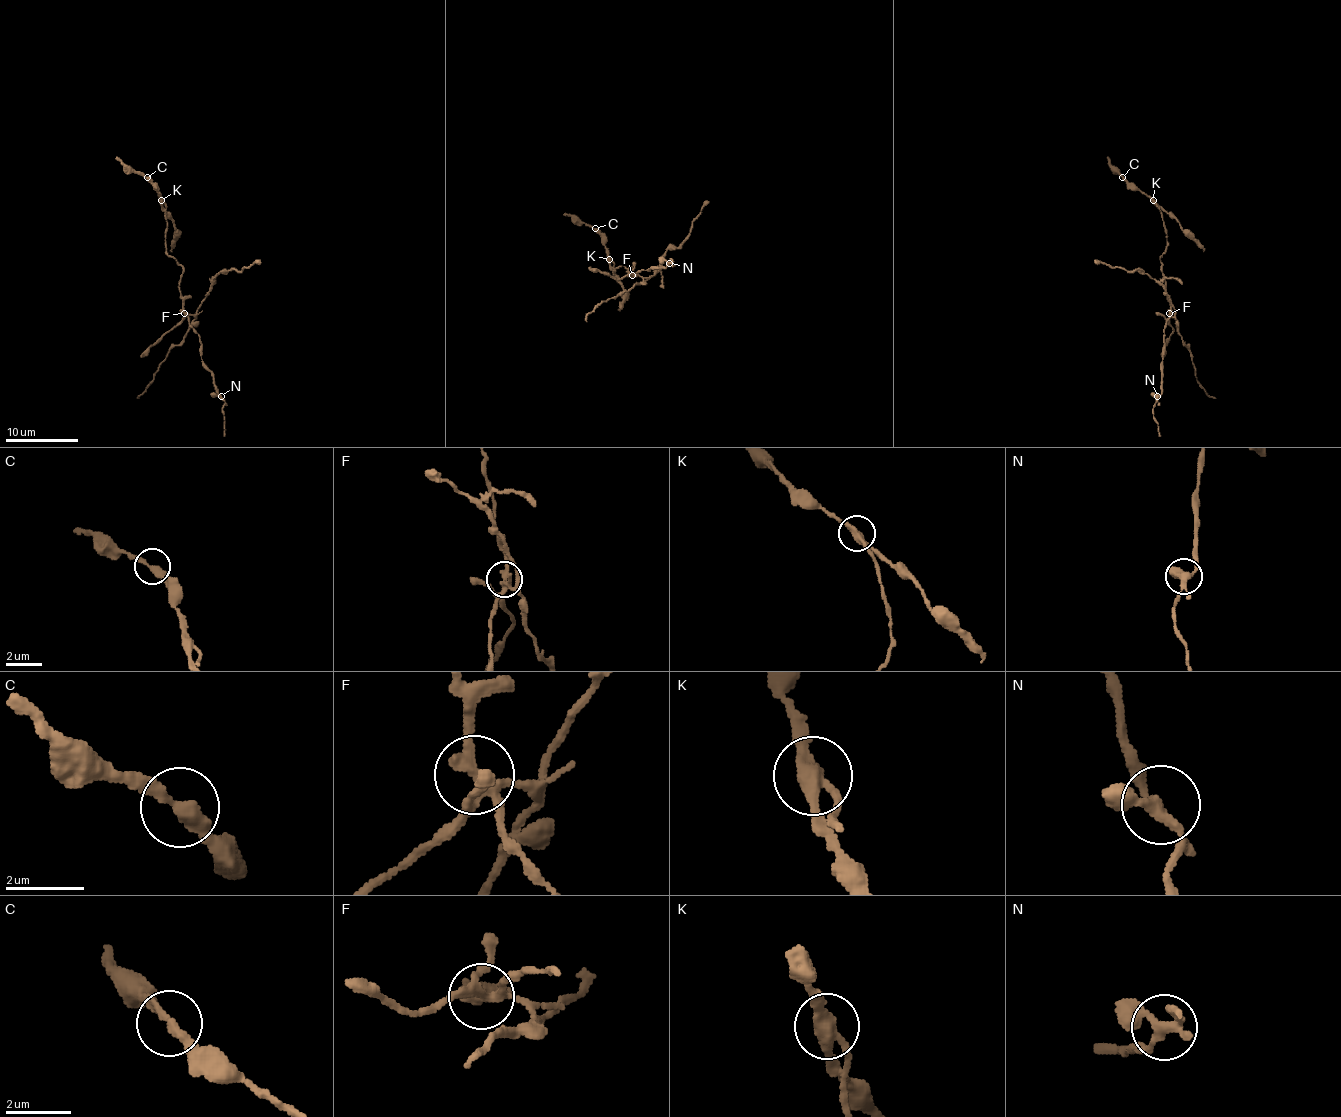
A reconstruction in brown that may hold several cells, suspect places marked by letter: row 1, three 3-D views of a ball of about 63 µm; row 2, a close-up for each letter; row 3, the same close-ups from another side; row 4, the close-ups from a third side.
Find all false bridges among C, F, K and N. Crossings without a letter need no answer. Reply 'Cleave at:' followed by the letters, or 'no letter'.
Cleave at: F, K

